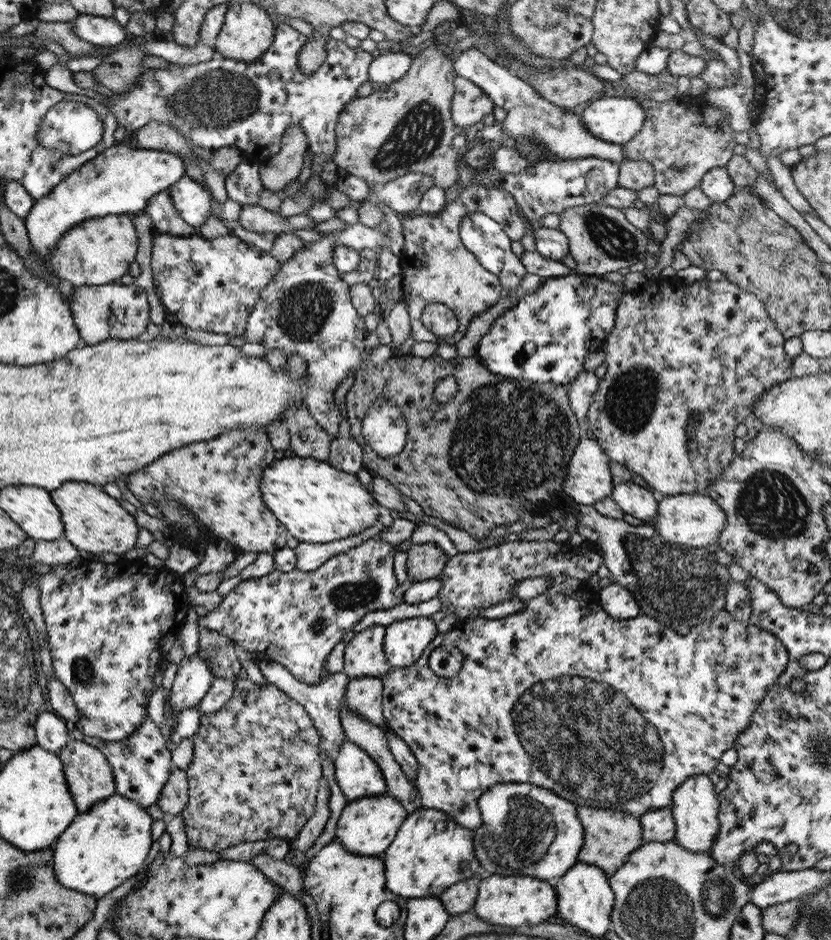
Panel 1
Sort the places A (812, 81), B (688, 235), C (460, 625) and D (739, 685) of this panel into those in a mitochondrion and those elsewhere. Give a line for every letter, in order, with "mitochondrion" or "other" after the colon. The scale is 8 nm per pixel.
A: other
B: other
C: other
D: other

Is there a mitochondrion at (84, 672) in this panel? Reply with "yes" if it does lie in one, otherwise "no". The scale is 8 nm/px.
yes

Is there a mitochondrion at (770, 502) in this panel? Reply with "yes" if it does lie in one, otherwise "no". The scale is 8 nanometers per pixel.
yes

